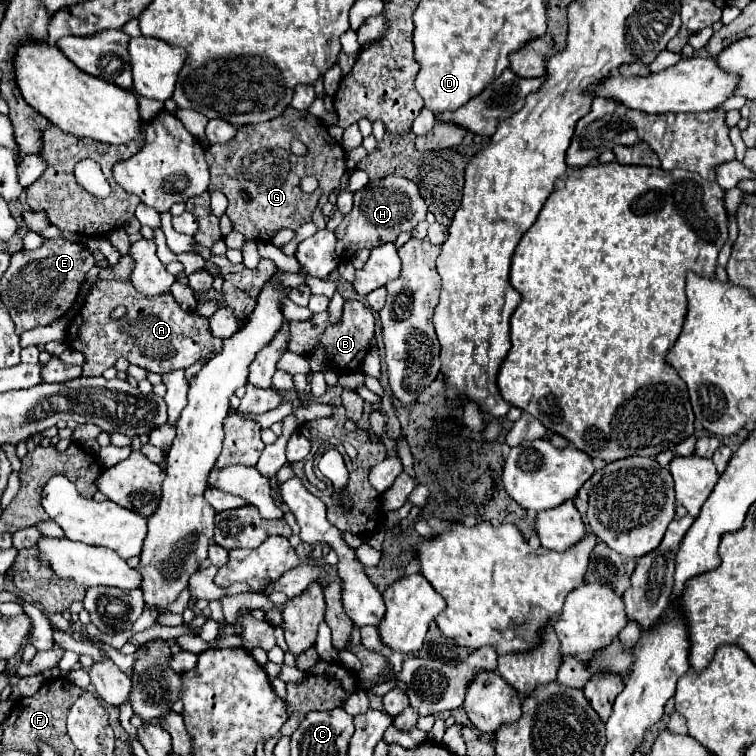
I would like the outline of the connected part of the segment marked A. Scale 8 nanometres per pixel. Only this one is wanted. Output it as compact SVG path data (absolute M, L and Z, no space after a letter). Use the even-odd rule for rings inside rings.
M98 281L86 295L78 317L72 319L64 343L84 355L82 375L96 377L112 367L118 357L126 357L132 365L146 367L152 373L170 373L182 367L190 367L200 357L212 357L222 351L222 341L214 339L208 321L194 311L184 311L172 295L164 297L142 297L132 283L126 281ZM124 305L126 309L138 307L138 315L126 315L114 319L112 311Z

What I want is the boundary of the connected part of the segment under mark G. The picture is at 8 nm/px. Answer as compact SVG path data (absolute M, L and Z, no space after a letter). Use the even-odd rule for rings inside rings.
M288 107L280 117L240 127L236 137L222 145L210 145L206 149L206 163L210 167L210 187L208 191L222 191L228 197L226 215L230 217L234 231L240 231L252 241L272 241L280 229L296 231L304 223L312 221L312 213L322 195L330 195L346 171L346 151L336 143L326 123L316 119L306 111L294 111ZM298 139L306 145L308 153L298 157L290 151L290 143ZM306 175L318 179L318 189L304 193L300 181ZM242 191L248 193L248 203L242 199Z

